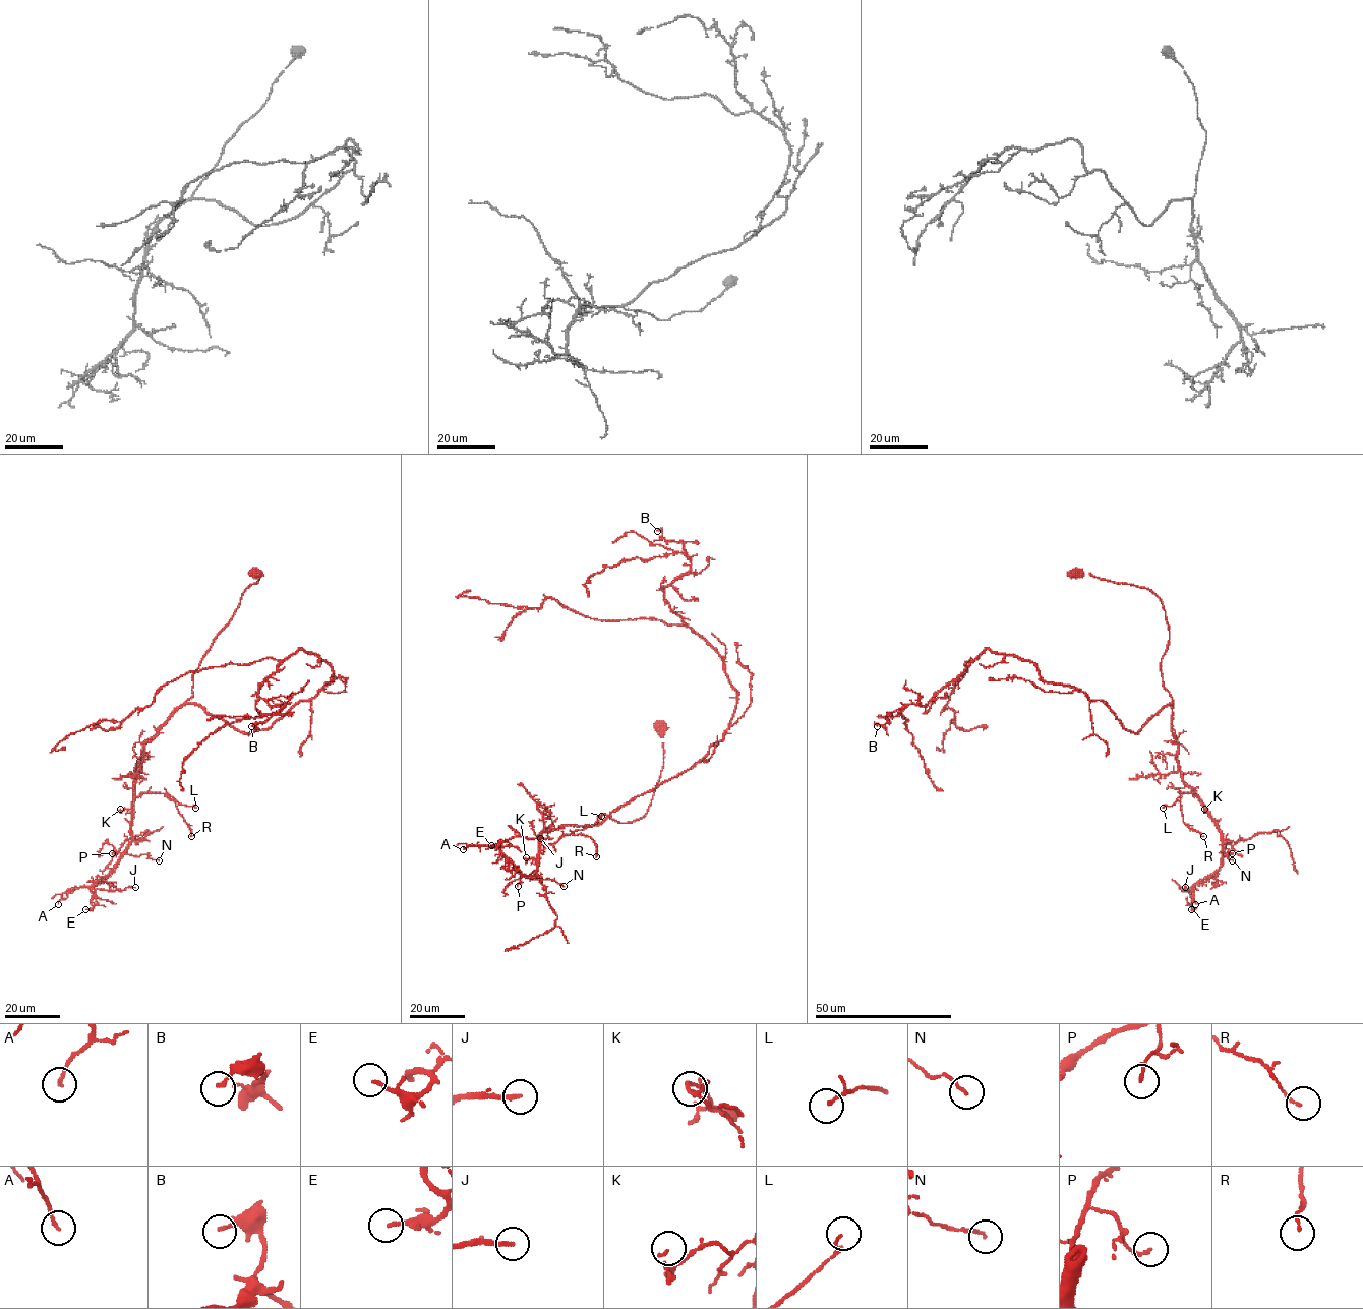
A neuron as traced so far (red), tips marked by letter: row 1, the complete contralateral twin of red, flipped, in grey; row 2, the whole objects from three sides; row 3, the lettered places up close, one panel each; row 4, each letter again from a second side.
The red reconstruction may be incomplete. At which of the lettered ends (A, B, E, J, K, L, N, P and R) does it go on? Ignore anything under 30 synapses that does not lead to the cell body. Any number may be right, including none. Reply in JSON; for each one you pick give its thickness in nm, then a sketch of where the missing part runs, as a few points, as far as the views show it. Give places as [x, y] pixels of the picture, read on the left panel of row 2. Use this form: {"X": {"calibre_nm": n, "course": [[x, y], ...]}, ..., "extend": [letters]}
{"extend": []}

